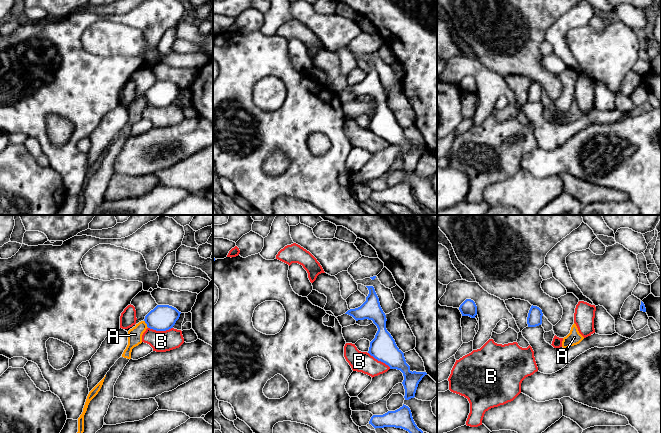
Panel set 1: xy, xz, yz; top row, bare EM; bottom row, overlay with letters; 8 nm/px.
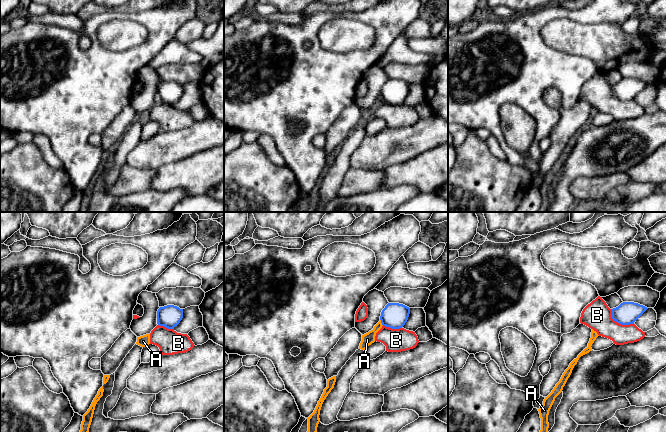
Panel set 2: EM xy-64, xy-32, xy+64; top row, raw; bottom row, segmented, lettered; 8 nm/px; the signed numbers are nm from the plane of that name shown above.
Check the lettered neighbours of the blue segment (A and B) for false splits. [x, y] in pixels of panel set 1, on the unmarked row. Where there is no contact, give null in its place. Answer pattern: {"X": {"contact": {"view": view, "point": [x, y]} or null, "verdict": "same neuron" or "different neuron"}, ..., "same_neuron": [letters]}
{"A": {"contact": {"view": "xy", "point": [146, 99]}, "verdict": "different neuron"}, "B": {"contact": {"view": "xy", "point": [160, 106]}, "verdict": "different neuron"}, "same_neuron": []}

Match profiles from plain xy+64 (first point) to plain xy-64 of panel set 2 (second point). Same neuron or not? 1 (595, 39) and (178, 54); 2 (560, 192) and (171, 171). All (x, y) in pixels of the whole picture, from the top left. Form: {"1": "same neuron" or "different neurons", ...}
{"1": "different neurons", "2": "different neurons"}

